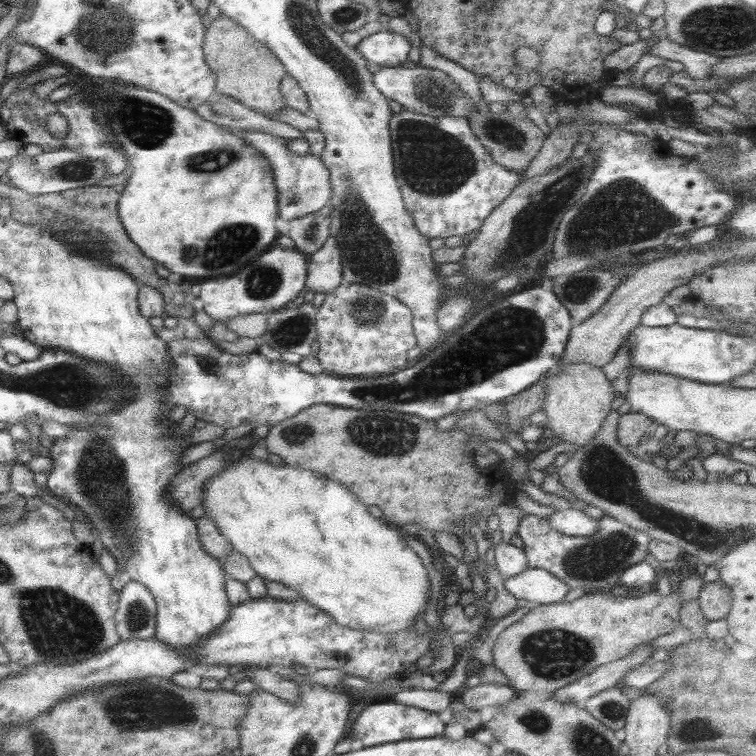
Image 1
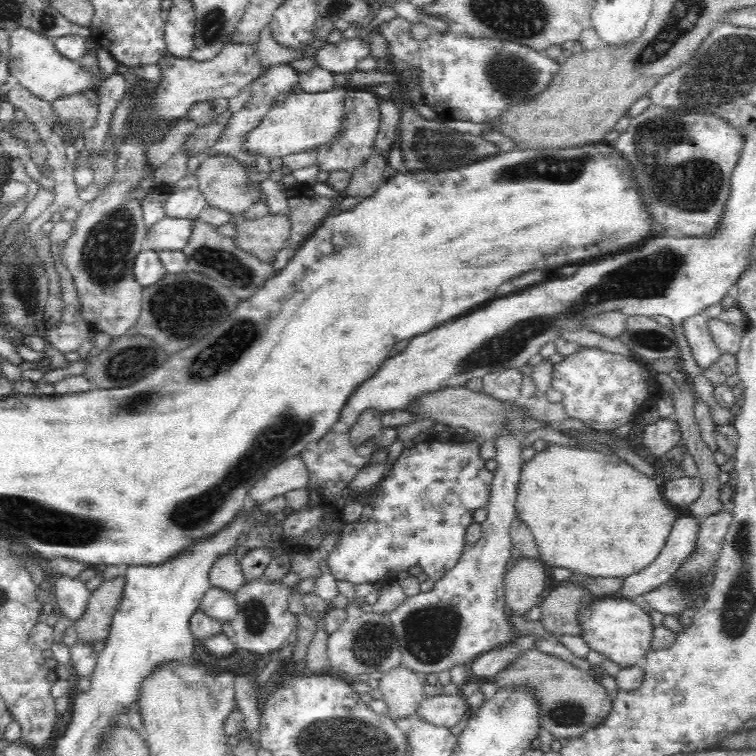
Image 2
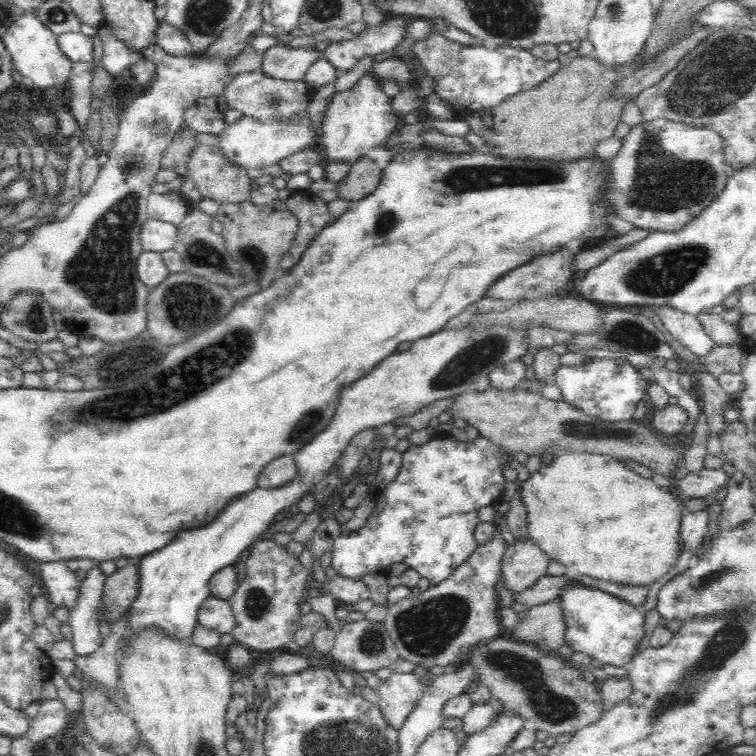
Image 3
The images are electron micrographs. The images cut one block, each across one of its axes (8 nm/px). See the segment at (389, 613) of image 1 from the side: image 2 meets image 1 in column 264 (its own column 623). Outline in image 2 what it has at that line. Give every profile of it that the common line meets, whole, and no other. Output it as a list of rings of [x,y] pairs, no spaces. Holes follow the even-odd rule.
[[[548,444],[548,446],[539,453],[536,453],[531,460],[524,463],[516,490],[516,514],[518,519],[522,520],[533,535],[541,562],[552,570],[555,567],[568,568],[575,574],[586,575],[590,577],[602,578],[626,578],[632,574],[638,574],[640,570],[648,568],[656,560],[658,554],[668,540],[676,519],[680,516],[679,511],[666,502],[662,496],[662,485],[656,484],[653,478],[642,474],[626,461],[616,456],[616,454],[602,453],[596,450],[580,450],[578,447]]]

